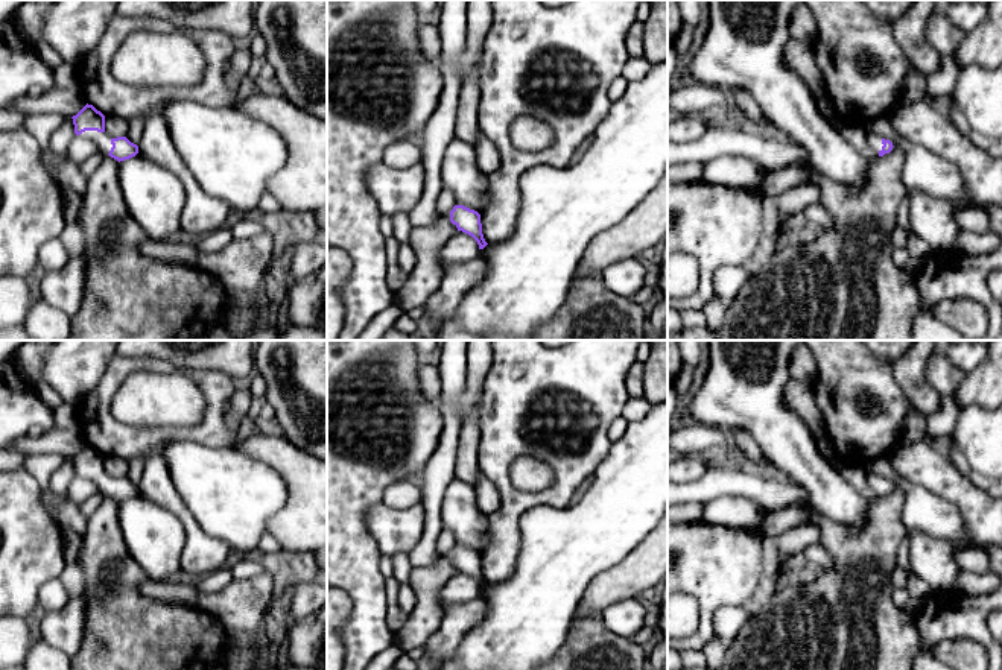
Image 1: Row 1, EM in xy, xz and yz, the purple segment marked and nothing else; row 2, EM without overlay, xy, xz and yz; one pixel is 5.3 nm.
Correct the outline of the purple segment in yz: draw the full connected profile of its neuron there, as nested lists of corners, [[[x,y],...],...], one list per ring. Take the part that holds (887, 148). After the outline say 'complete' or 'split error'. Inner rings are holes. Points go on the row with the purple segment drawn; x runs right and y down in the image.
[[[865,132],[868,144],[879,152],[879,156],[889,153],[893,150],[893,143],[889,140],[882,138],[874,132]]] | split error

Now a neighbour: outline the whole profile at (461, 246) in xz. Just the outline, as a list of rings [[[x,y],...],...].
[[[458,231],[442,245],[436,258],[438,266],[446,270],[452,264],[468,261],[476,257],[479,257],[477,242],[471,235]]]

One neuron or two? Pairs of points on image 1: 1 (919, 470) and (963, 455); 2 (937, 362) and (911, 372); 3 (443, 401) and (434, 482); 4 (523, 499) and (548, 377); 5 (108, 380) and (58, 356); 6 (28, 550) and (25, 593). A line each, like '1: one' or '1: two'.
1: two
2: two
3: one
4: one
5: two
6: one

